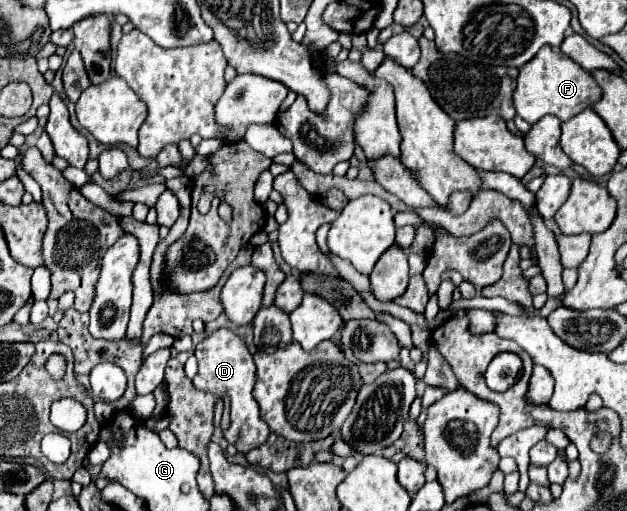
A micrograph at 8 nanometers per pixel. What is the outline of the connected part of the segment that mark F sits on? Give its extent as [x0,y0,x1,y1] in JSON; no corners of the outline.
[514,47,602,123]

